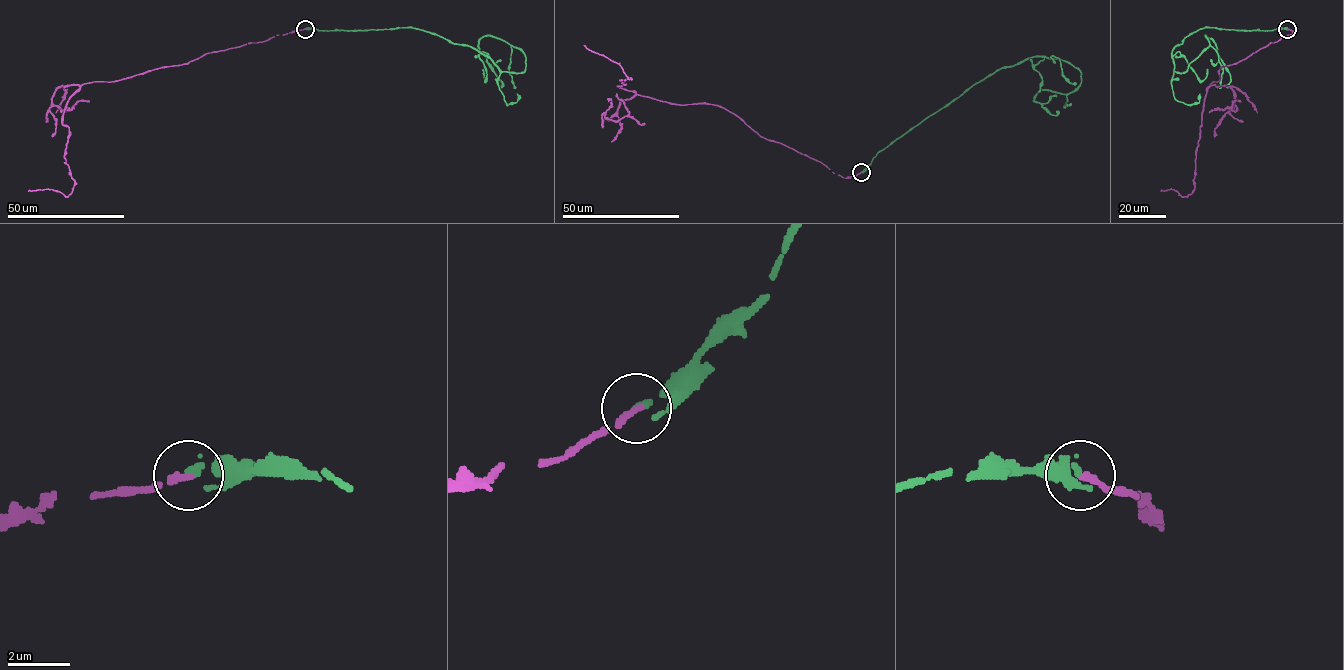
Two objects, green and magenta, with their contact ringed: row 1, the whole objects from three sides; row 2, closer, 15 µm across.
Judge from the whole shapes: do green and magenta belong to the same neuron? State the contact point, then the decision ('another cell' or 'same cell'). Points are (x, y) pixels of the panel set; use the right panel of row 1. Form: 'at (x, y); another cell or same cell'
at (1287, 29); same cell

